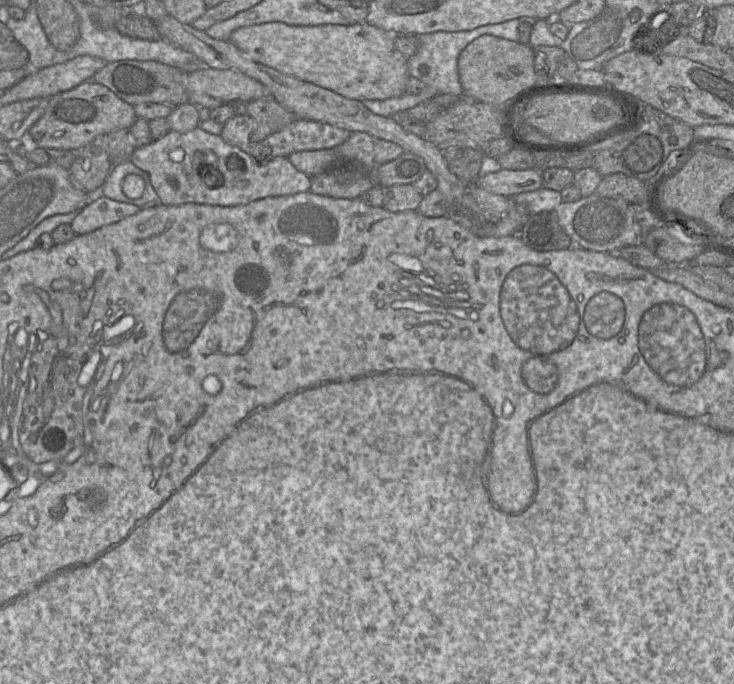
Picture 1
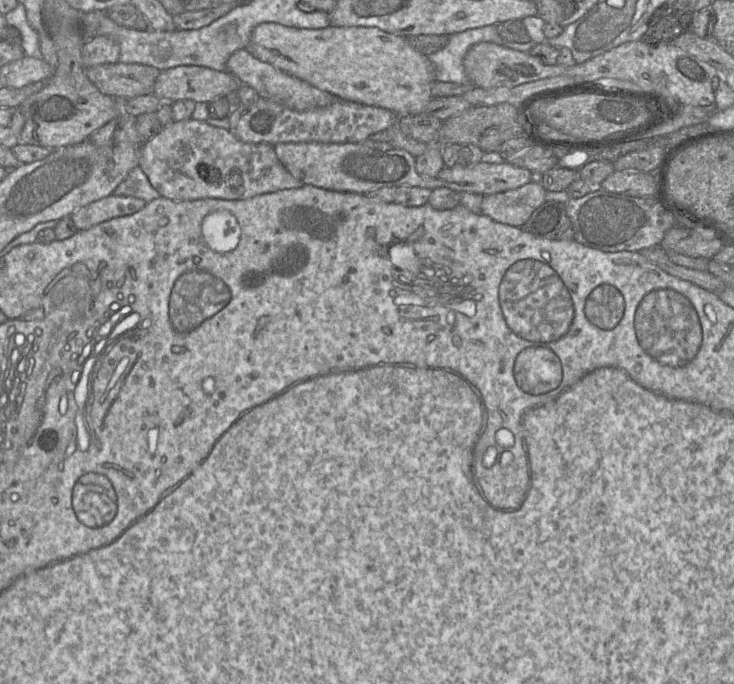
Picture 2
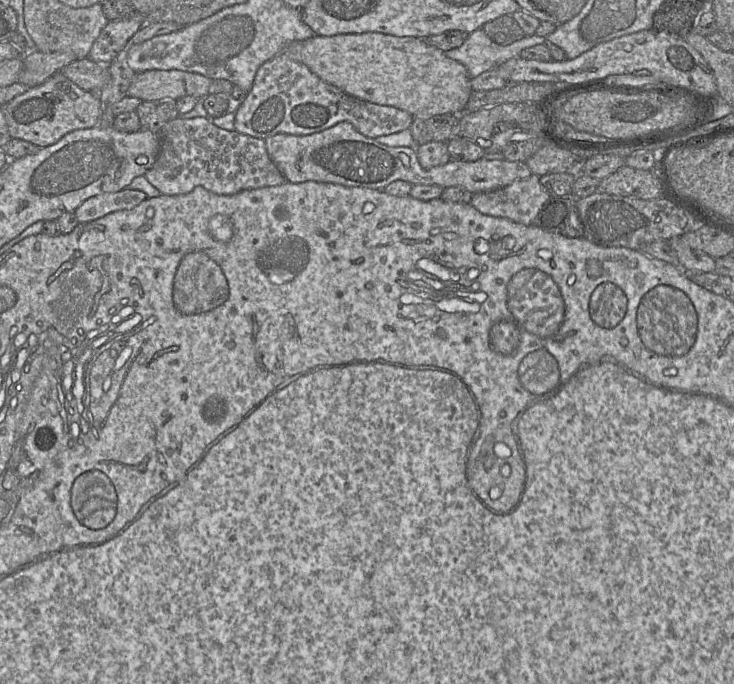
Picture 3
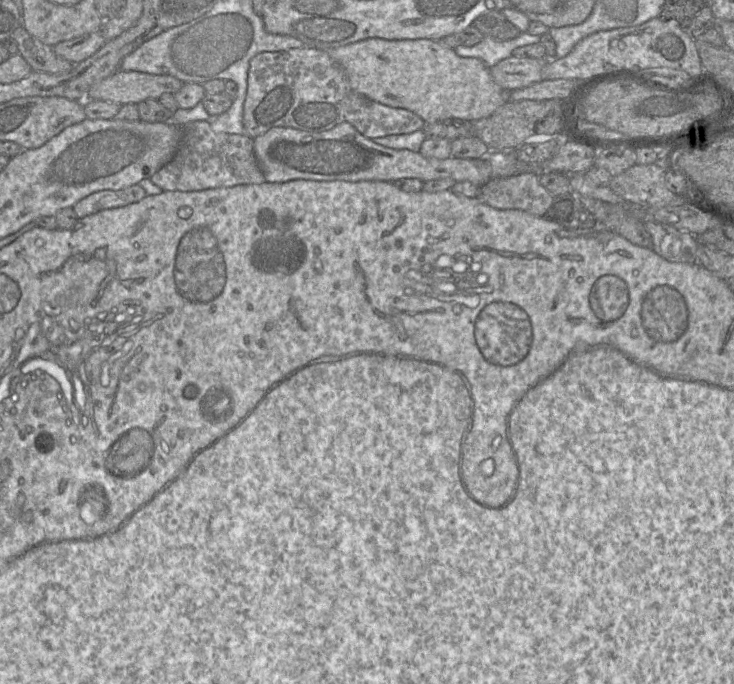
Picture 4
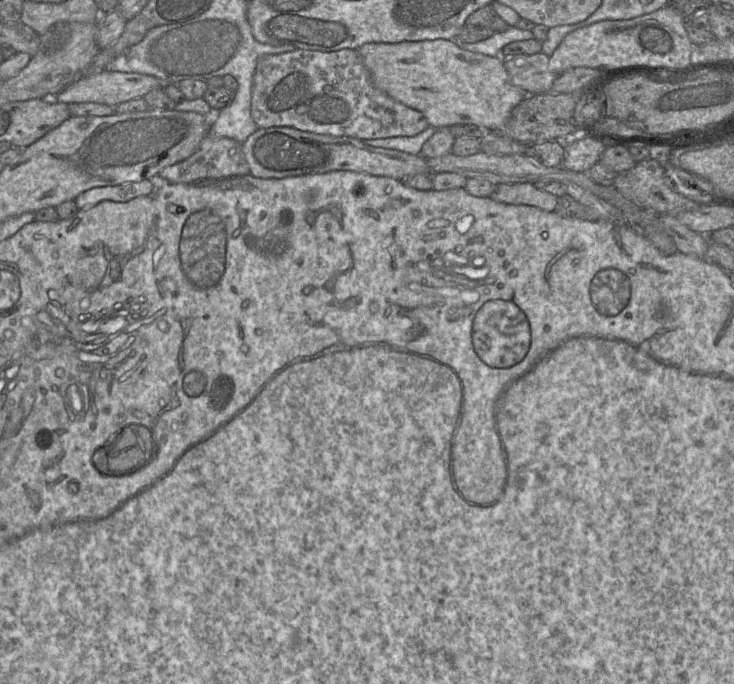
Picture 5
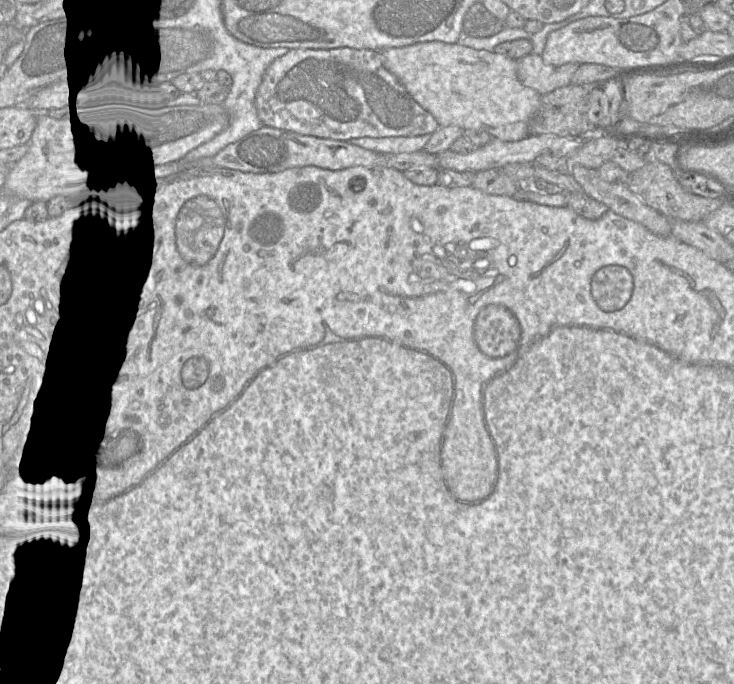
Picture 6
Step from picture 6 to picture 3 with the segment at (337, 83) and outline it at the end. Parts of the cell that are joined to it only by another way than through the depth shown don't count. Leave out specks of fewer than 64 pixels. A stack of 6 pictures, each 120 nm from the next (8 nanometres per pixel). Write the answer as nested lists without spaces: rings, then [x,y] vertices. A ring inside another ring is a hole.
[[[279,53],[257,70],[251,90],[236,110],[234,125],[239,133],[265,140],[281,133],[309,135],[347,121],[364,136],[376,139],[410,128],[413,119],[402,109],[351,96],[323,81],[306,65]]]

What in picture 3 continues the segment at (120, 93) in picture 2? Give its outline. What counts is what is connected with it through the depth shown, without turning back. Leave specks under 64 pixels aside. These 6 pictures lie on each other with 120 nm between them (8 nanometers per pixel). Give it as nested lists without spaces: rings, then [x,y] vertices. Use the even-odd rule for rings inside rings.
[[[89,58],[76,59],[60,72],[83,90],[97,94],[110,79],[109,64],[100,64]]]

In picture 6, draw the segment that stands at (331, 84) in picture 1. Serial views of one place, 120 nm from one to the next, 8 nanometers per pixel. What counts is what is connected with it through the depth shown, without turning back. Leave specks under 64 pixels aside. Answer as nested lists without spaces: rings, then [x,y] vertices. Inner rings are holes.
[[[440,41],[421,42],[380,51],[384,66],[400,81],[413,99],[438,121],[440,127],[484,130],[492,138],[513,142],[529,136],[529,120],[540,106],[541,95],[522,84],[517,75],[517,61],[494,51],[476,50]]]

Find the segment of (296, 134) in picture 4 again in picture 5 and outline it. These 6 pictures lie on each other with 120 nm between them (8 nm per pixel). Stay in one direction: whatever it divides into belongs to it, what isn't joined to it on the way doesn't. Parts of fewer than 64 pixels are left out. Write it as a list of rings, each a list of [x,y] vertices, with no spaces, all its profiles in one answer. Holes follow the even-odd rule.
[[[293,127],[258,128],[241,145],[249,174],[258,178],[285,178],[348,170],[402,180],[409,175],[430,172],[426,159],[421,155],[373,147],[353,137],[316,134]]]

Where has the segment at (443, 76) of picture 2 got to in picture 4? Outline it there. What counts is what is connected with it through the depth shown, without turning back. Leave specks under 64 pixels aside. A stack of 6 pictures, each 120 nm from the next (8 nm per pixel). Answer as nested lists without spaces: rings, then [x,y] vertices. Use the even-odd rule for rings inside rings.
[[[520,33],[516,38],[505,41],[484,36],[476,45],[459,46],[454,48],[454,51],[461,57],[478,58],[490,68],[501,60],[511,57],[515,48],[536,43],[540,43],[540,36],[529,33]]]

